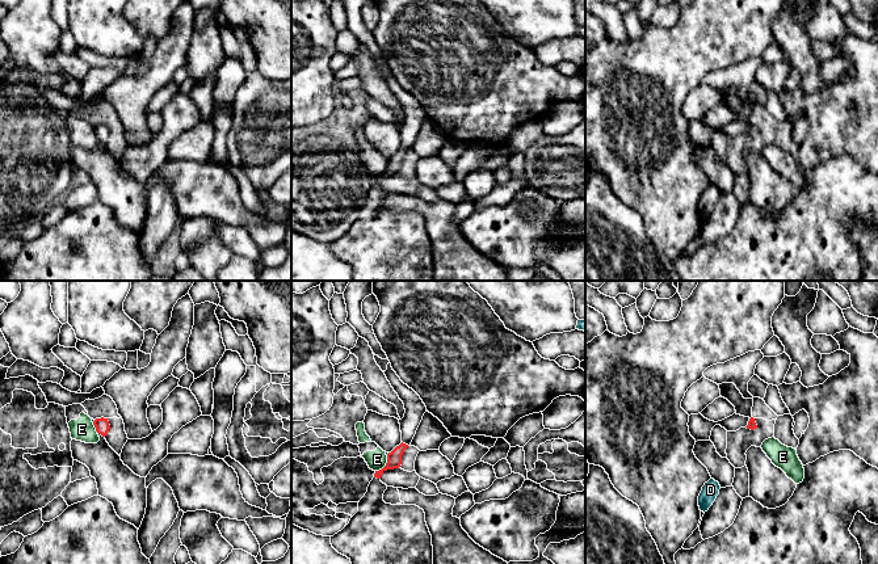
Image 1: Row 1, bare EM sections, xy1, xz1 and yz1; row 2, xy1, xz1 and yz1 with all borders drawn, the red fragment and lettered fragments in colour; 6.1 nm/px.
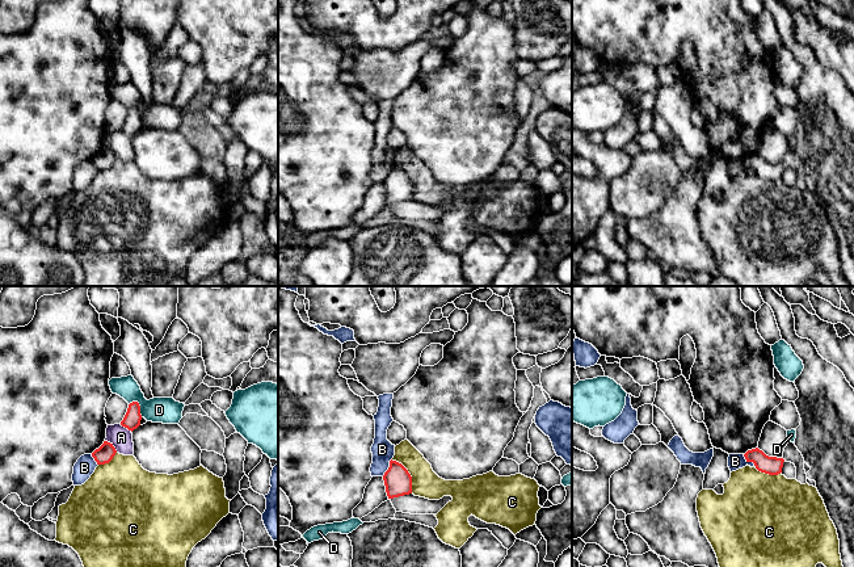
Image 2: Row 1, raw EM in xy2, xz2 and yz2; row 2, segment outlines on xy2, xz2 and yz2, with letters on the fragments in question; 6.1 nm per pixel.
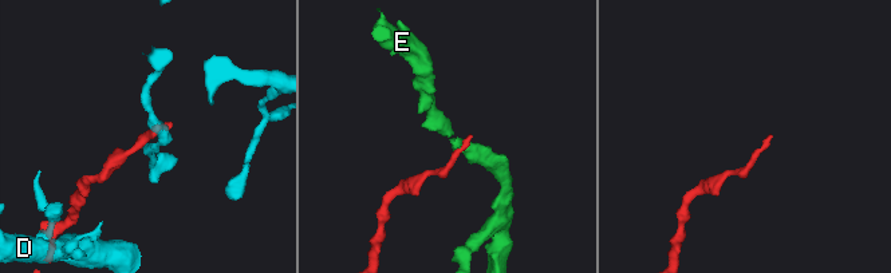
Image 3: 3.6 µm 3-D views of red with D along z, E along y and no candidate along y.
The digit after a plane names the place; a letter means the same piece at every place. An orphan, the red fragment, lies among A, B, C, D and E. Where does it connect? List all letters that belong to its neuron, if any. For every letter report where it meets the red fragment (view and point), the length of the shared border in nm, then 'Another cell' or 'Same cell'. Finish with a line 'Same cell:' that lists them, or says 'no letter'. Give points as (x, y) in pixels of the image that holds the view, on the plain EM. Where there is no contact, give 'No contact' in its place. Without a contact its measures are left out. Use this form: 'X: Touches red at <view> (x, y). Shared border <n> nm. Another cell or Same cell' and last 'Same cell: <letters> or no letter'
A: Touches red at xy2 (112, 151). Shared border 110 nm. Another cell
B: Touches red at yz2 (749, 167). Shared border 120 nm. Another cell
C: Touches red at xz2 (409, 180). Shared border 240 nm. Another cell
D: Touches red at xy2 (139, 112). Shared border 120 nm. Another cell
E: Touches red at xz1 (386, 171). Shared border 130 nm. Another cell
Same cell: no letter

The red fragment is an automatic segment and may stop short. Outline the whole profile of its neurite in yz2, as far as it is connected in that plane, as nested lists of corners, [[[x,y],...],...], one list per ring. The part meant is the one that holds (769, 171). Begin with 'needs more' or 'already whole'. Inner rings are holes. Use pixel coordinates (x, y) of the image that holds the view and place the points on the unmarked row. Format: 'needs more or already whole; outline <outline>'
already whole; outline [[[758,154],[748,156],[744,160],[744,163],[746,168],[753,168],[756,175],[761,178],[769,181],[778,181],[782,178],[784,165],[777,163],[769,163]]]

